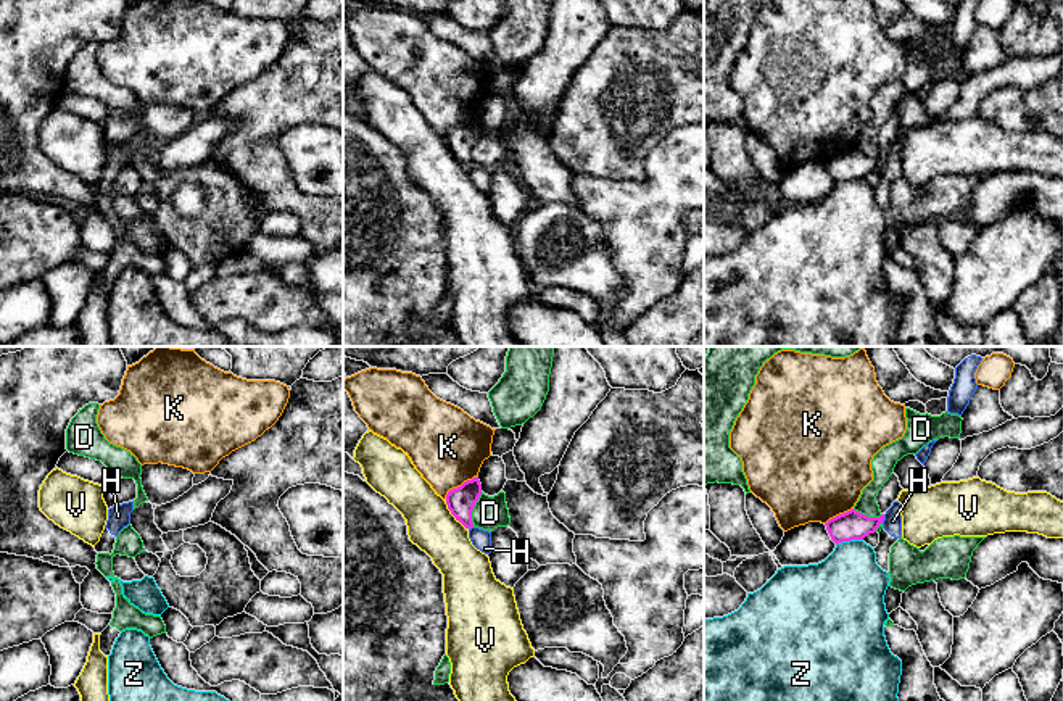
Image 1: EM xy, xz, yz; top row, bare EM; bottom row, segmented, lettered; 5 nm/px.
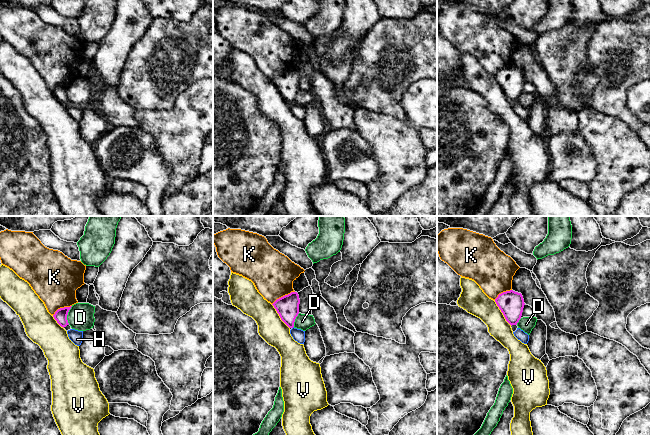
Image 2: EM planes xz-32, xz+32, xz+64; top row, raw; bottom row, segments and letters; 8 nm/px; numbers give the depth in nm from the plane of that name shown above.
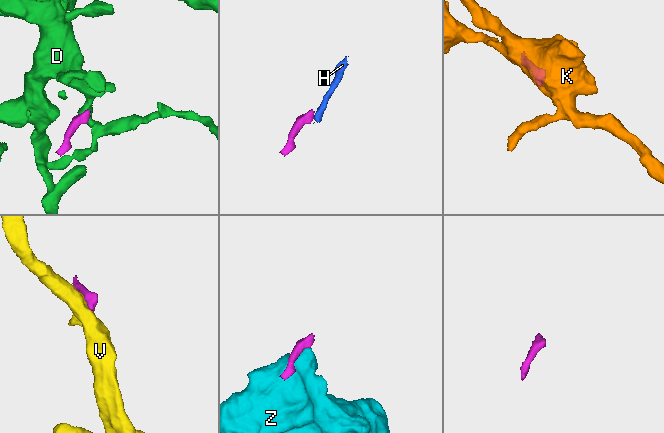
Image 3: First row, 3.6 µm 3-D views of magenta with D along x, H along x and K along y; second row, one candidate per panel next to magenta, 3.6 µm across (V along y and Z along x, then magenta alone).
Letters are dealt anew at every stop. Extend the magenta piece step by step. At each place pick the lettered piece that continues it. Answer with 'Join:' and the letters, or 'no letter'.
Join: no letter

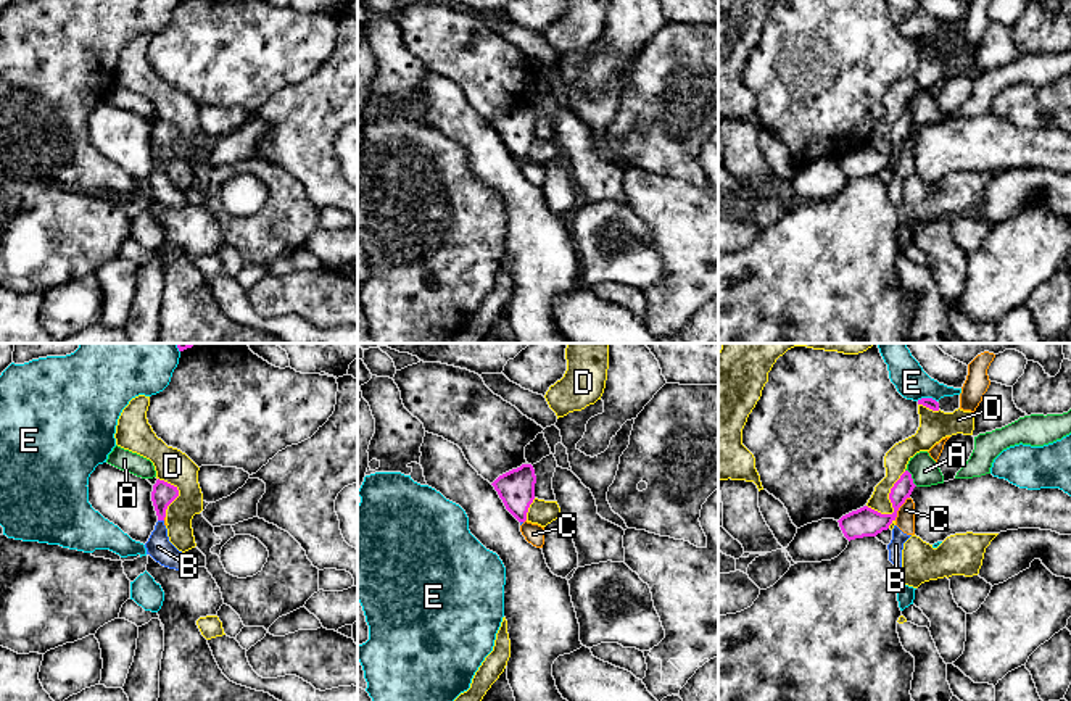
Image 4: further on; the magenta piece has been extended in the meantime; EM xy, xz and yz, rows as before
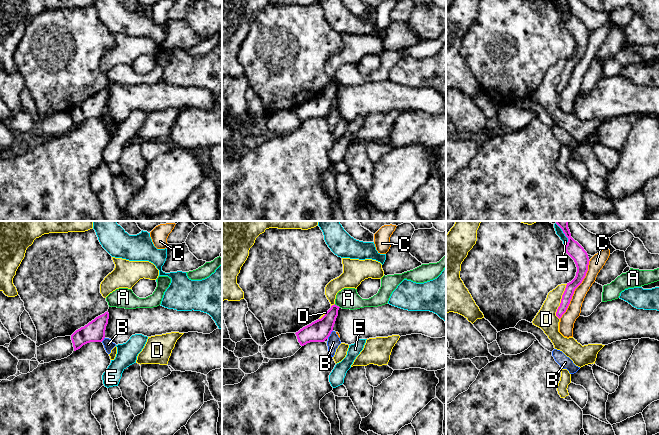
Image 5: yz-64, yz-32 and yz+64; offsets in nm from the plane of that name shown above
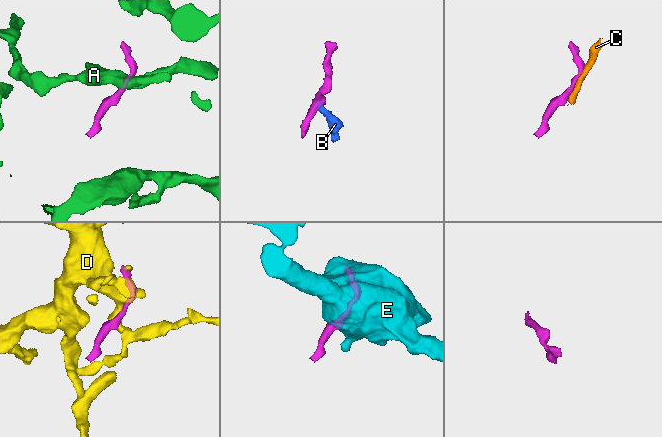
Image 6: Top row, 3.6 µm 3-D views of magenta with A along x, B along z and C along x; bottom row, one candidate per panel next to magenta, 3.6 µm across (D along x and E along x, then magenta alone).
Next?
Join: no letter

